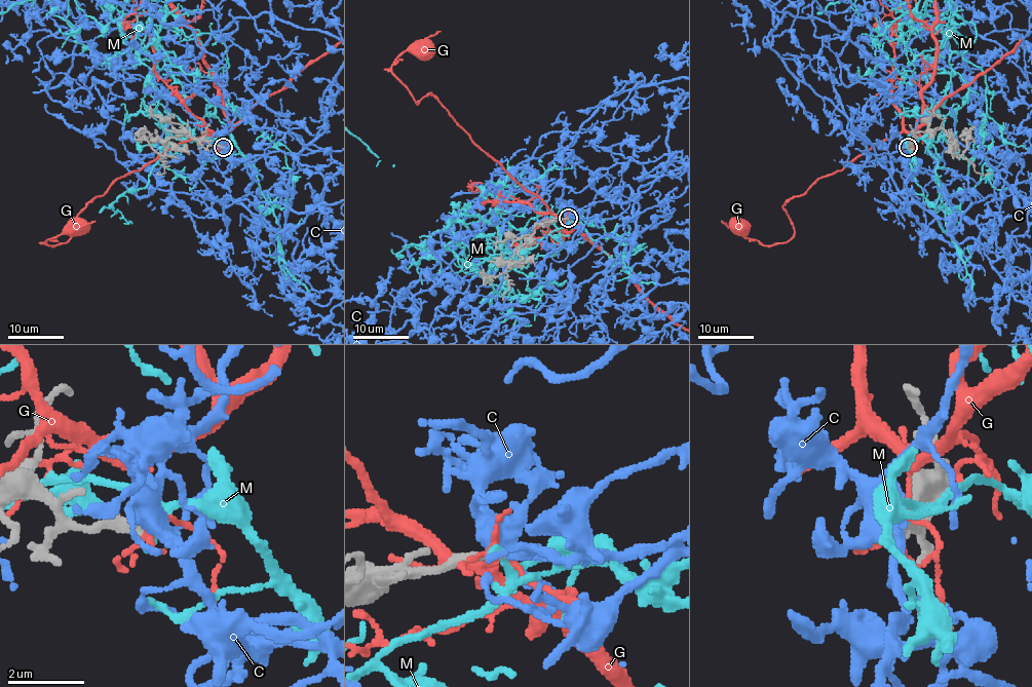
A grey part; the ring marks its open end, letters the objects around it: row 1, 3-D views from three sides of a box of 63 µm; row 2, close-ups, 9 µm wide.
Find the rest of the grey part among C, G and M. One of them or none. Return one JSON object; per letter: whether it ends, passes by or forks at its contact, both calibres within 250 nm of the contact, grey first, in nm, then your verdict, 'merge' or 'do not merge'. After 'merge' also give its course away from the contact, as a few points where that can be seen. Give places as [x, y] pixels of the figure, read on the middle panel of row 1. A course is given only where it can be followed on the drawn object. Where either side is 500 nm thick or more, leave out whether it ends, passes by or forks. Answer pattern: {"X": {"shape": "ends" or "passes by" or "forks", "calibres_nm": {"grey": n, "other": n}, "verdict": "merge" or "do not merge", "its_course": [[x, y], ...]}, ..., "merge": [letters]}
{"C": {"shape": "forks", "calibres_nm": {"grey": 240, "other": 440}, "verdict": "merge"}, "G": {"shape": "forks", "calibres_nm": {"grey": 260, "other": 120}, "verdict": "do not merge"}, "M": {"shape": "passes by", "calibres_nm": {"grey": 240, "other": 120}, "verdict": "do not merge"}, "merge": ["C"]}

